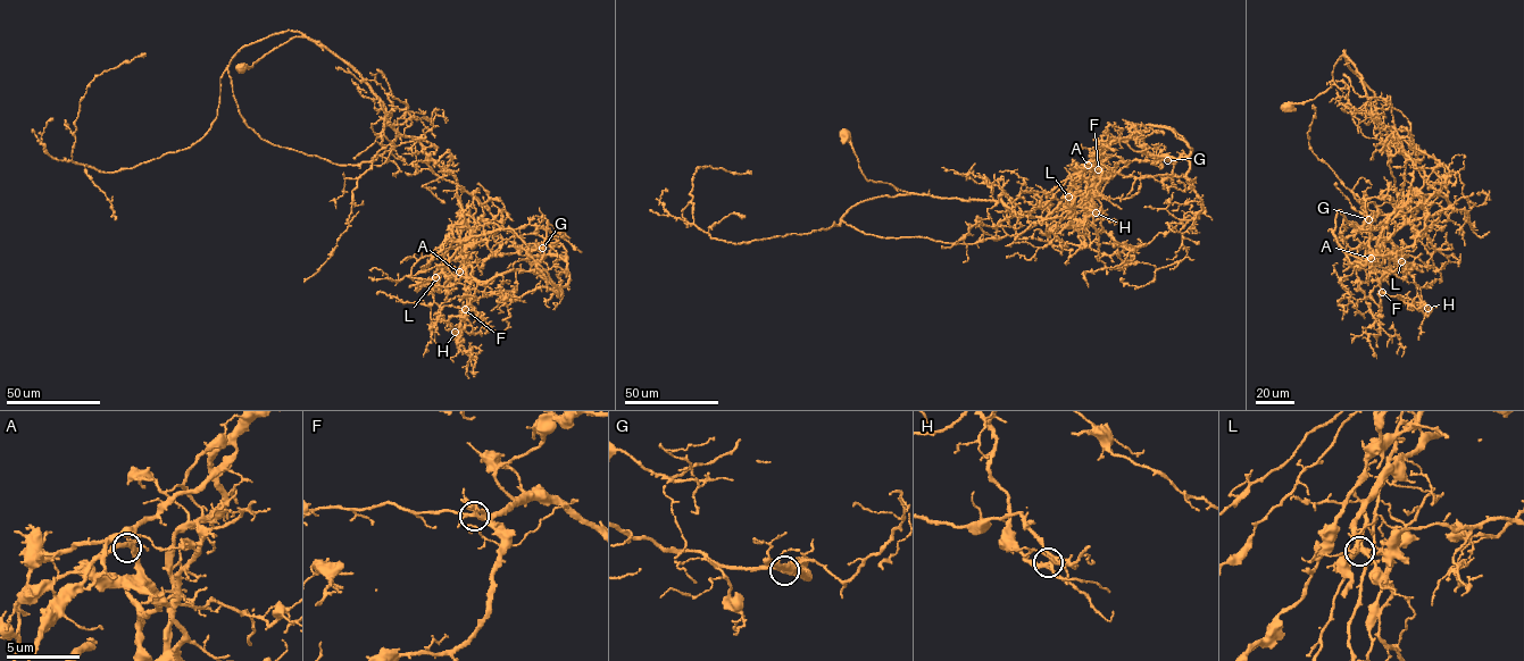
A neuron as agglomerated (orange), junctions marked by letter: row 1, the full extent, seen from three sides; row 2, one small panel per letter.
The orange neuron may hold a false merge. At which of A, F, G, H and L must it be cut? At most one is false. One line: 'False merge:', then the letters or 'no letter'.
False merge: H

